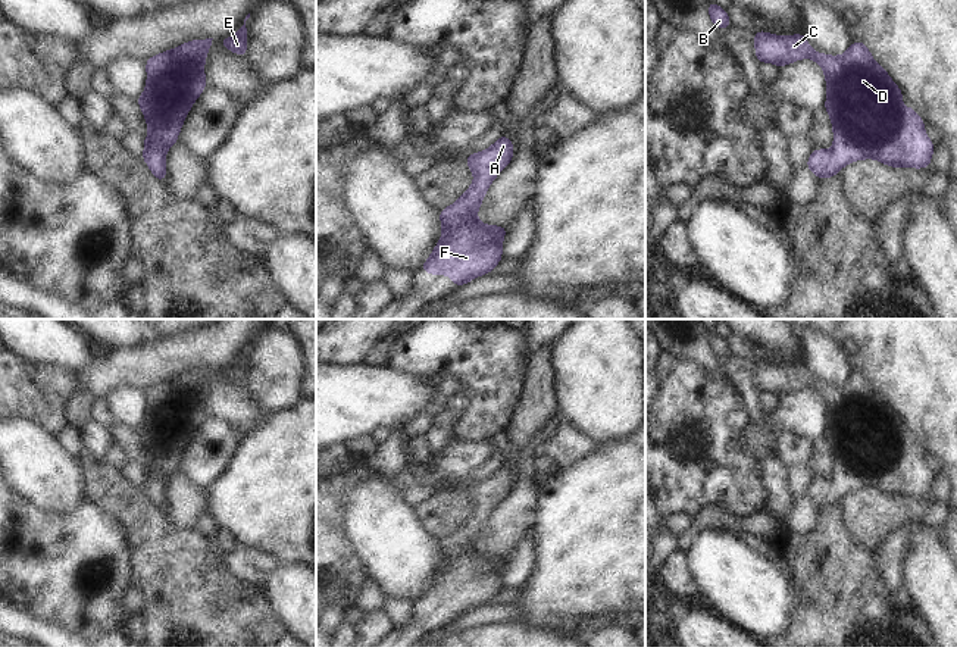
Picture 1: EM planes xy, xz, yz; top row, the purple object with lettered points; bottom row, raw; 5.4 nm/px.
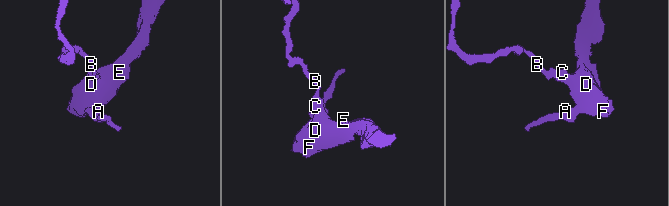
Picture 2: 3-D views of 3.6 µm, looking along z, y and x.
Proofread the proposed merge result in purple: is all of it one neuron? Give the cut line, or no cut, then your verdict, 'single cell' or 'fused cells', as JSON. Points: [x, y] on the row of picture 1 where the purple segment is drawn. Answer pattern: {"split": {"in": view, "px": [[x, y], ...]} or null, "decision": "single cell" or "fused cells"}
{"split": null, "decision": "single cell"}

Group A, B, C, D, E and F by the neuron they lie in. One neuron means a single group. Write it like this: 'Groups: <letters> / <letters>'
Groups: A B C D E F.

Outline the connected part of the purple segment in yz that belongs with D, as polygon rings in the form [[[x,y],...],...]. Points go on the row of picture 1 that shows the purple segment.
[[[764,31],[754,34],[756,59],[779,68],[809,57],[817,62],[826,78],[828,97],[825,109],[834,128],[834,149],[814,149],[807,159],[807,168],[819,178],[832,178],[847,163],[861,159],[876,159],[891,168],[931,168],[935,144],[925,134],[925,122],[908,103],[903,109],[903,91],[879,66],[861,41],[854,41],[842,56],[828,56],[814,51],[806,35],[772,35]]]

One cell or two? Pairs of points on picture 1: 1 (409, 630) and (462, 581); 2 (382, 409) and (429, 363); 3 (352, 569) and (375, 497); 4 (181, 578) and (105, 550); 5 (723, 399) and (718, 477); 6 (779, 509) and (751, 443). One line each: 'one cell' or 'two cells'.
1: one cell
2: two cells
3: two cells
4: two cells
5: one cell
6: two cells

